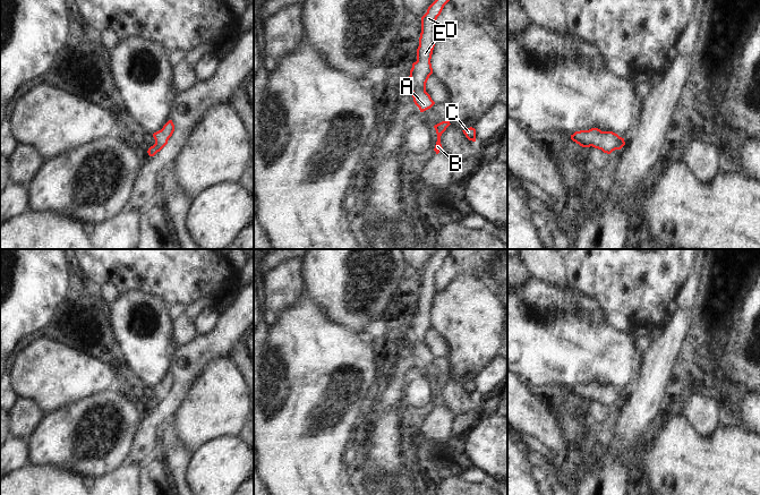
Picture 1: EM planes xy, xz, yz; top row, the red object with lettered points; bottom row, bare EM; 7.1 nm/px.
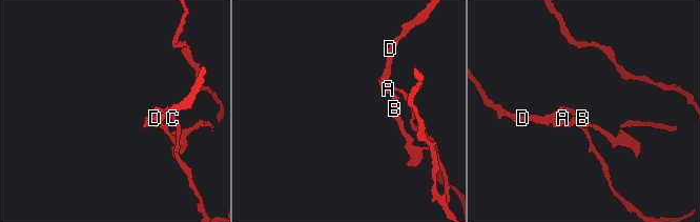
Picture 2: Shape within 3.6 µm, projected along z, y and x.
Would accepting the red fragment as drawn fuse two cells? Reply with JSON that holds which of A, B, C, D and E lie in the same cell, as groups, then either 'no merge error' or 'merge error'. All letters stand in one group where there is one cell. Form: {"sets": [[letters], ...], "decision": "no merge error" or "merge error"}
{"sets": [["A", "B"], ["C", "D", "E"]], "decision": "merge error"}

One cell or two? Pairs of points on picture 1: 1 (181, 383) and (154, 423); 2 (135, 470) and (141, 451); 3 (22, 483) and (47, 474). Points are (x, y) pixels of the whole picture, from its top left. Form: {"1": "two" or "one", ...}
{"1": "one", "2": "two", "3": "one"}

